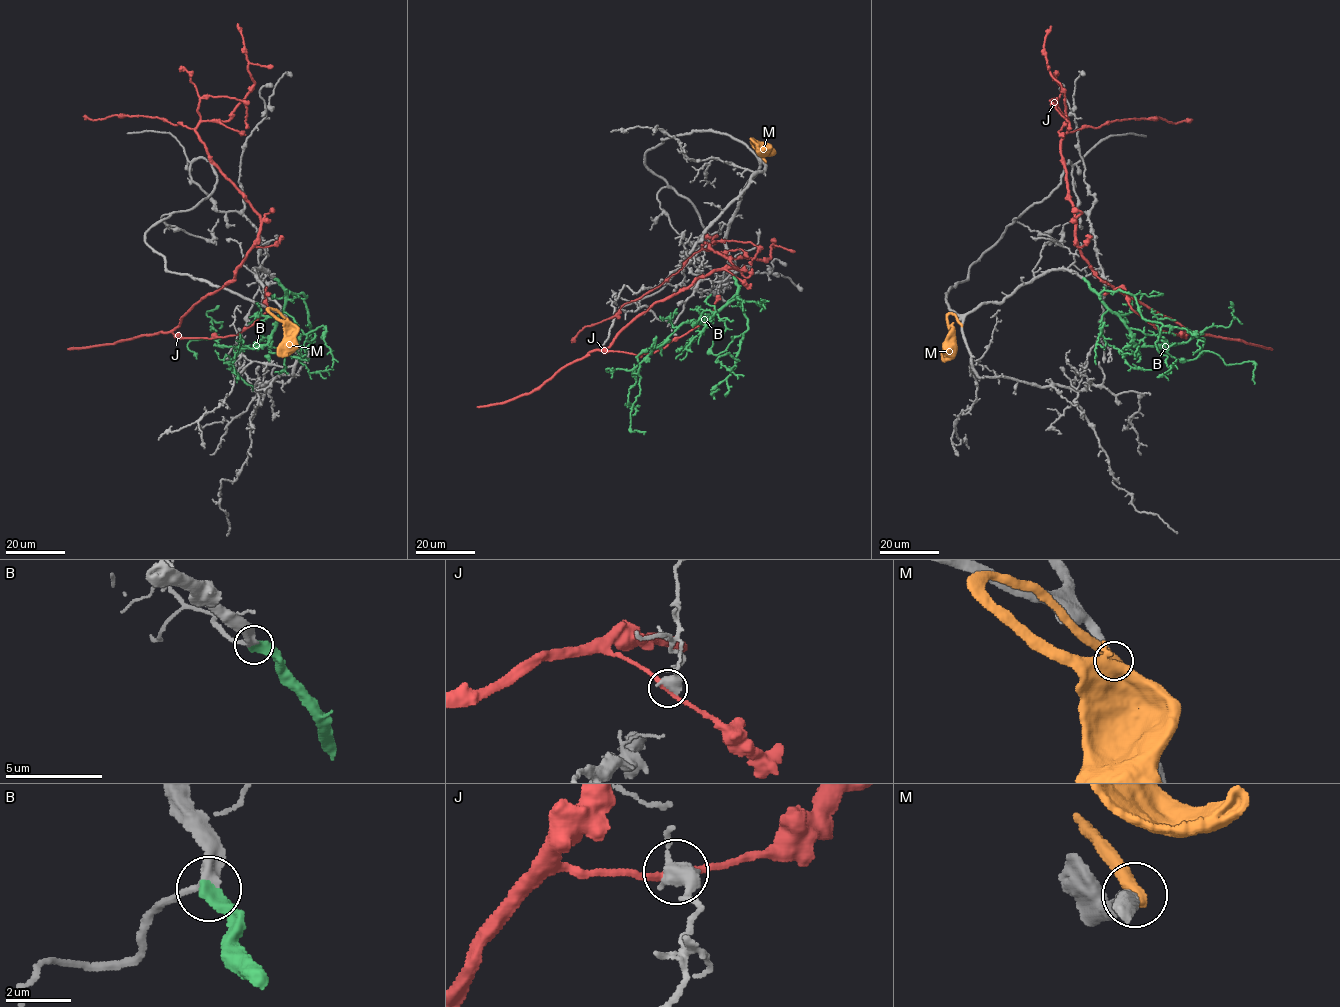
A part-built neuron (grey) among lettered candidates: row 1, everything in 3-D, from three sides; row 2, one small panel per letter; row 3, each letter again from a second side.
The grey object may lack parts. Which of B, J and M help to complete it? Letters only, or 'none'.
B

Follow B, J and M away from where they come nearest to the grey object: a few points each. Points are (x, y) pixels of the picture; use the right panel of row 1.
B: (1083, 278), (1138, 346), (1159, 346), (1177, 359), (1210, 351), (1227, 365), (1253, 362), (1254, 384)
J: (1082, 247), (1080, 253), (1098, 277), (1176, 321), (1185, 337), (1149, 323), (1132, 309), (1123, 288), (1103, 294)
M: (961, 325), (954, 315), (948, 315), (950, 352), (943, 361)

